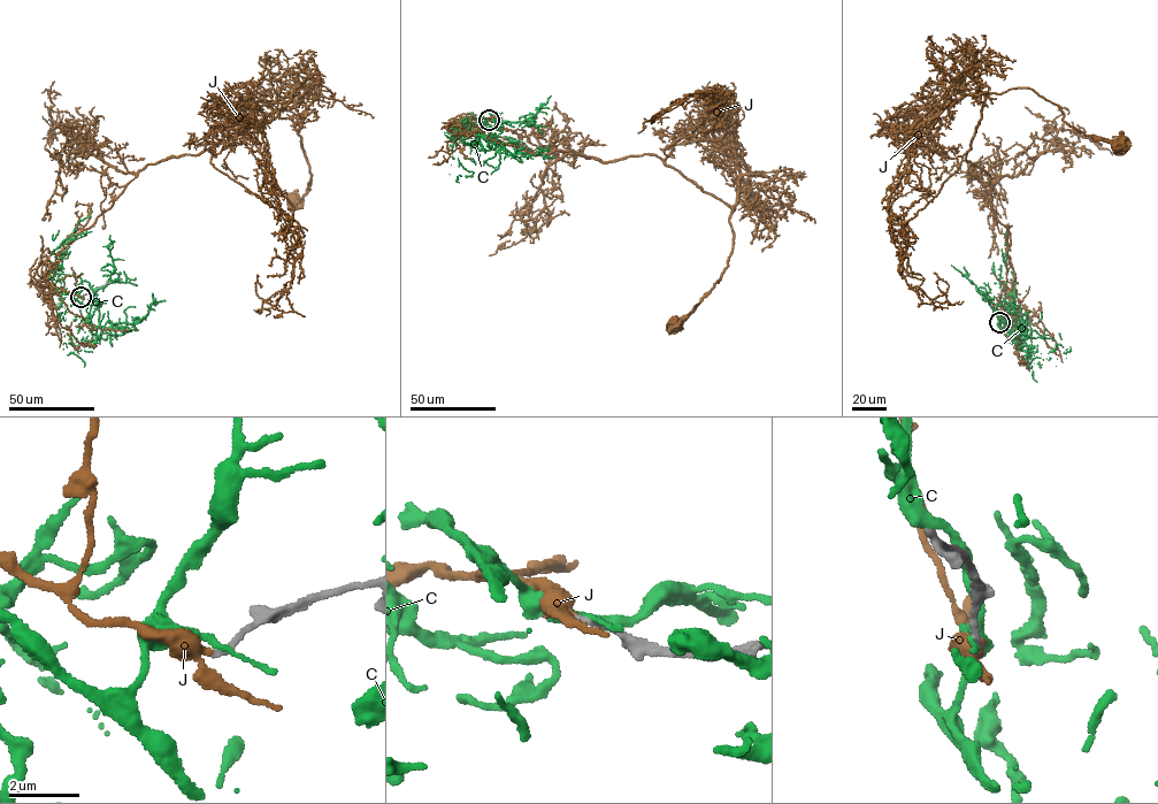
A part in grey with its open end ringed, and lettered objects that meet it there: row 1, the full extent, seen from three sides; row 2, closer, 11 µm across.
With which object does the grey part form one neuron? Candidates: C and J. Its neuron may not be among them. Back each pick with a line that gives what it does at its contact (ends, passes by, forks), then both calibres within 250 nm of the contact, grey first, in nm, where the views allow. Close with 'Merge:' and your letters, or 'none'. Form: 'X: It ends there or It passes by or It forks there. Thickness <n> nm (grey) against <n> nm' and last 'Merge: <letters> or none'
J: It passes by. Thickness 160 nm (grey) against 320 nm
Merge: J

